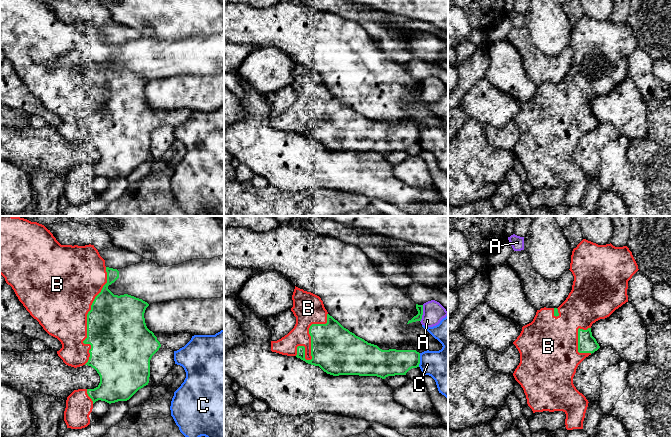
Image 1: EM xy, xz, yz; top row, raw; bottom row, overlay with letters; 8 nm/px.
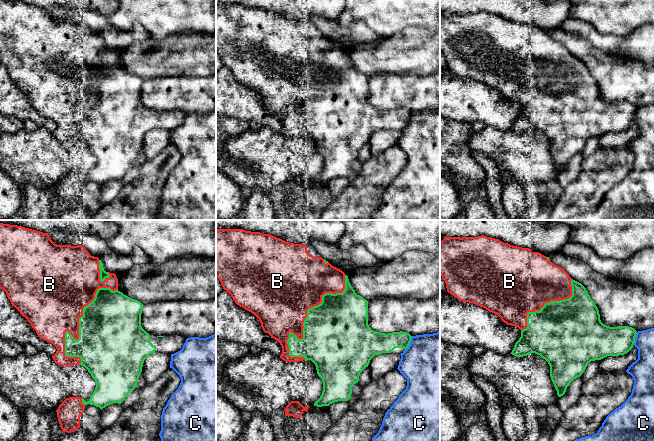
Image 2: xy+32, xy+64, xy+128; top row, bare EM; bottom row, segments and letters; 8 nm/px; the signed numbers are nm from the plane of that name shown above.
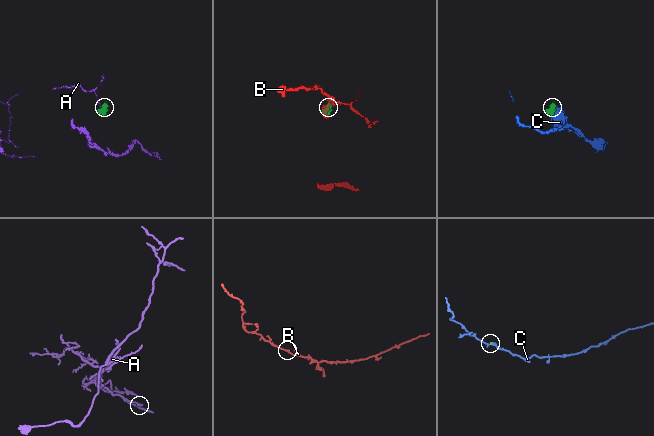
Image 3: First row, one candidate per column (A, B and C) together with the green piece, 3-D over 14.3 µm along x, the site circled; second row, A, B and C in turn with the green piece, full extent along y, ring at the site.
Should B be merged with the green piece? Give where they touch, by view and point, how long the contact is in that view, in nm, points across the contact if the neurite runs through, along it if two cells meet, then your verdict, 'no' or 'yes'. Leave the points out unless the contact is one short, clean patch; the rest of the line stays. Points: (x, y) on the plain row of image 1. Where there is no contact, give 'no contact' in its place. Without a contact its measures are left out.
xy (87, 94) | 800 nm | yes

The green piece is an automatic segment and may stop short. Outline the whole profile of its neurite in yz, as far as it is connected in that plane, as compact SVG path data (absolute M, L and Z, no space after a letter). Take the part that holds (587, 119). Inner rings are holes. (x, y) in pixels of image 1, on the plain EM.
M583 15L572 27L569 46L574 52L574 57L566 76L558 84L544 83L537 86L533 97L522 103L520 111L513 118L520 129L520 139L513 152L523 164L527 180L533 189L563 187L566 190L566 205L573 206L583 205L583 197L589 179L574 162L573 153L578 141L600 124L592 112L591 102L596 97L609 93L616 85L628 78L628 57L639 45L627 22L615 23L611 19L598 21Z

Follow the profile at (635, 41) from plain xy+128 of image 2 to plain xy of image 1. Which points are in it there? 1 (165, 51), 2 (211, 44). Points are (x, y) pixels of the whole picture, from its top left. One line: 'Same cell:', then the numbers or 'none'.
Same cell: 1, 2

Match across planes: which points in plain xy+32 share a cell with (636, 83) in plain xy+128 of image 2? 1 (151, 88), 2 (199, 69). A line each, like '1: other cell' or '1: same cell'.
1: same cell
2: other cell

